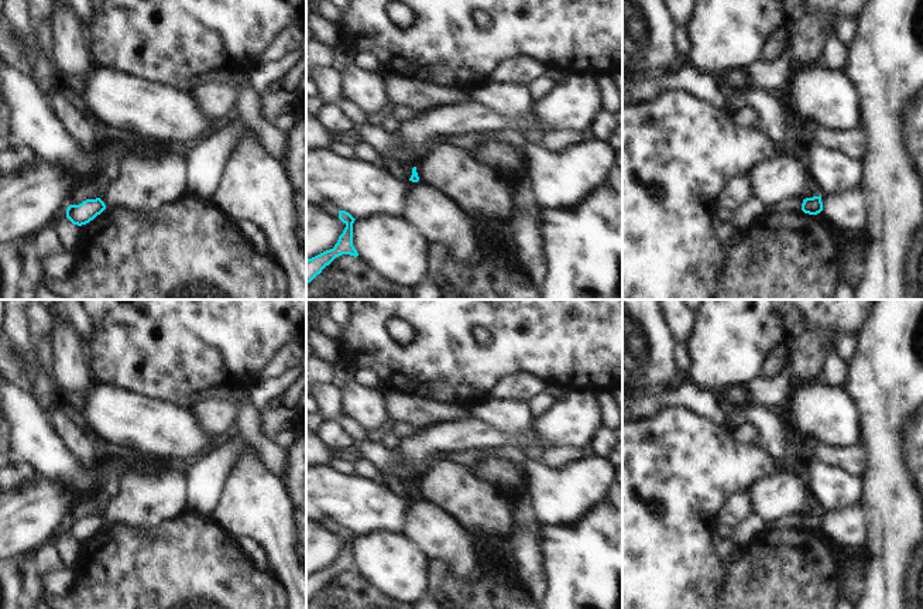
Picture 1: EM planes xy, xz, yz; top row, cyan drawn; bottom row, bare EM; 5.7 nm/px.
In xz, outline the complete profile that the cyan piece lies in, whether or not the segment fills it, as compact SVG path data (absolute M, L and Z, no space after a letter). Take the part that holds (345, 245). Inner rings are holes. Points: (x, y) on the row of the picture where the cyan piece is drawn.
M339 211L339 219L346 227L334 247L306 260L306 284L320 274L336 257L342 254L358 256L353 246L353 223L356 219L346 211Z

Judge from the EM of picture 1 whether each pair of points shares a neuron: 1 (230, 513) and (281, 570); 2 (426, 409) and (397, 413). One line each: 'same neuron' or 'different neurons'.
1: same neuron
2: same neuron

